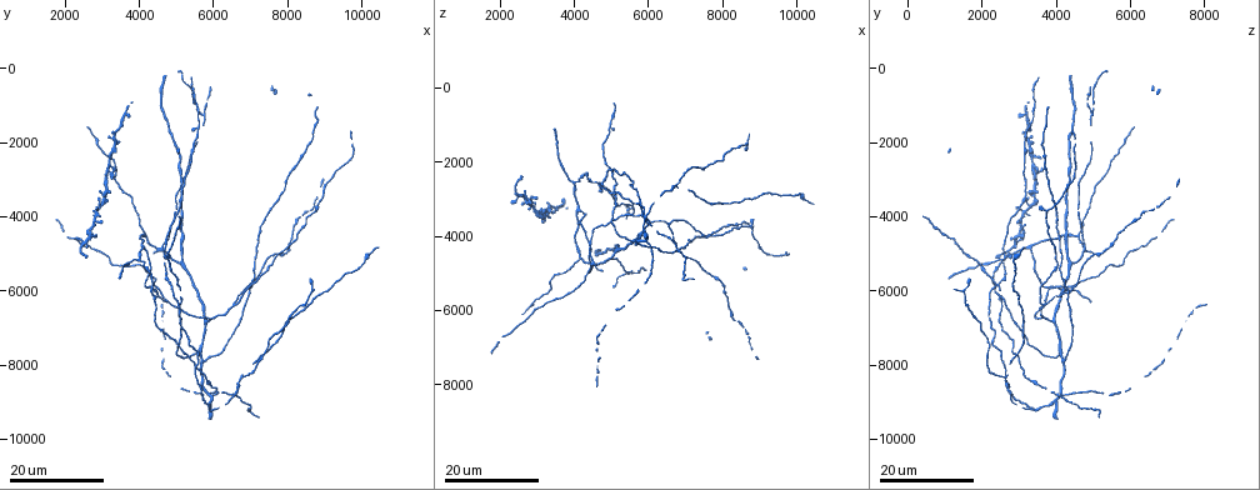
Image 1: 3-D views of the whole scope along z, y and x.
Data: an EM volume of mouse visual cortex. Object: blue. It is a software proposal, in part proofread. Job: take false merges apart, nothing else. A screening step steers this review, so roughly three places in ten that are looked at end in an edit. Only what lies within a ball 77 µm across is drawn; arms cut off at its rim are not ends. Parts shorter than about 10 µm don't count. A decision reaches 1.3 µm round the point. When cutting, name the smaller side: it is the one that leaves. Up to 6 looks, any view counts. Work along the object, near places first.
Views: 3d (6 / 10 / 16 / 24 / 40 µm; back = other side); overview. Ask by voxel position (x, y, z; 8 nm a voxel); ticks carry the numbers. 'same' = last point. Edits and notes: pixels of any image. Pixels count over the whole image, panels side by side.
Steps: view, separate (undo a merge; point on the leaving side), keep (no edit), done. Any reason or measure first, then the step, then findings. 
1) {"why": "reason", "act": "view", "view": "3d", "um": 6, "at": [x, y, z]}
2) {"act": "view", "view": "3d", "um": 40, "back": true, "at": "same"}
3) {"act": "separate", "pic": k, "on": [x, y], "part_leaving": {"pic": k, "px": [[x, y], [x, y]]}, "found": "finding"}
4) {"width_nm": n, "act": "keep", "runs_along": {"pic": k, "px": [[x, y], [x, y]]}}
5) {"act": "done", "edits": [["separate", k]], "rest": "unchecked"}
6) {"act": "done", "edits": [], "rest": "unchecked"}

{"act": "view", "view": "3d", "um": 24, "at": [4600, 4900, 4800]}

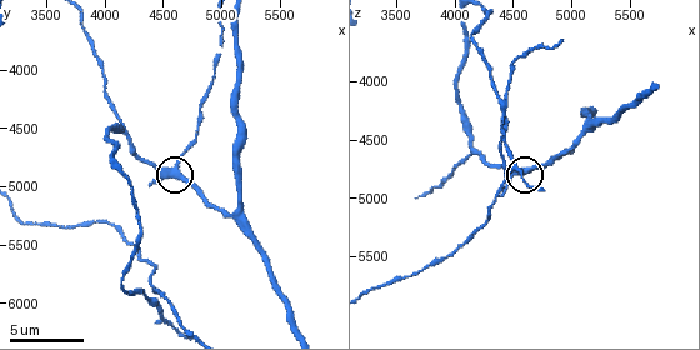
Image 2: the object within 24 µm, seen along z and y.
{"act": "view", "view": "3d", "um": 10, "at": "same"}

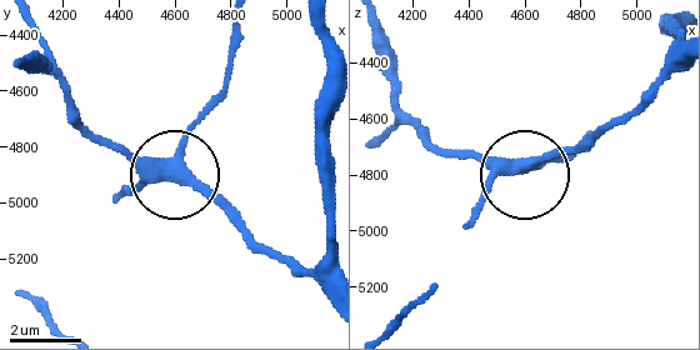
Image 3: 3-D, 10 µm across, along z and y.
{"act": "view", "view": "3d", "um": 6, "at": [4580, 4850, 4780]}

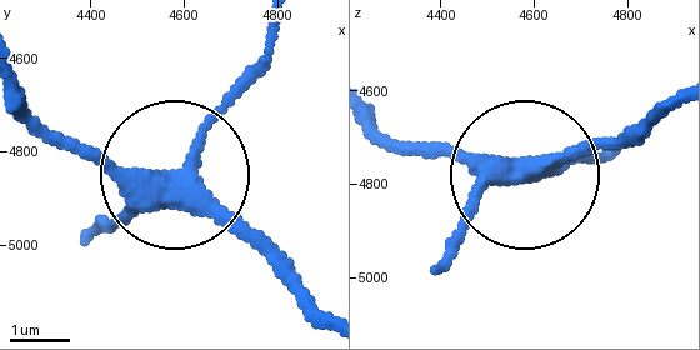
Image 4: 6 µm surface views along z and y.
{"width_nm": 340, "act": "keep", "found": "one cell here"}

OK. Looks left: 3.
{"why": "side arm on a straight run", "act": "view", "view": "3d", "um": 24, "at": [4900, 5900, 2400]}

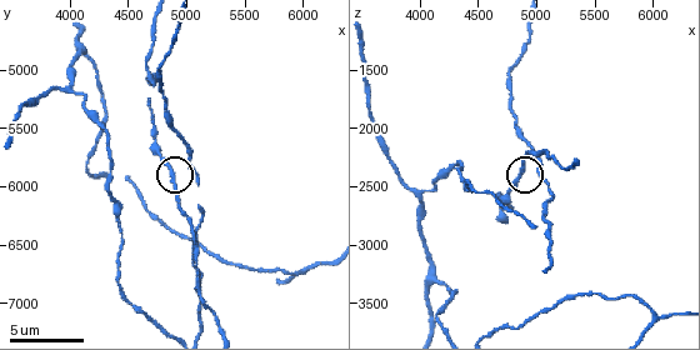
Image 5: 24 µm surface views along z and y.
{"act": "view", "view": "3d", "um": 10, "at": [4880, 5880, 2360]}

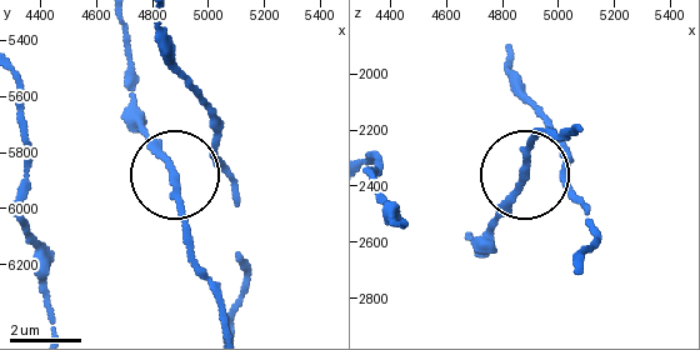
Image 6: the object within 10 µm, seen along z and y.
{"arms": 3, "act": "keep", "runs_along": {"pic": 6, "px": [[225, 320], [193, 249], [178, 186], [223, 126]]}, "found": "continuous, no second cell"}

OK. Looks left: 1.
{"why": "thin arm on a thick one", "act": "view", "view": "3d", "um": 10, "at": [3980, 5180, 2560]}

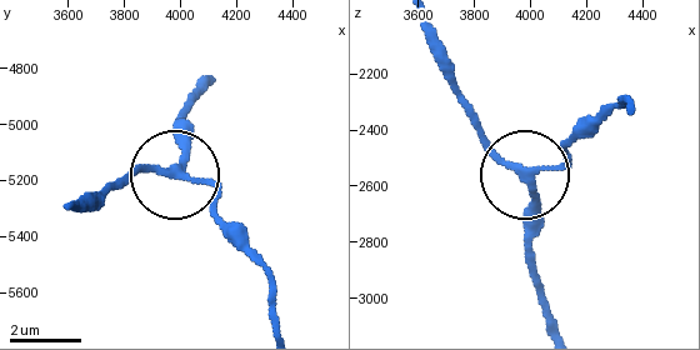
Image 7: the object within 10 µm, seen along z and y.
{"width_nm": 190, "act": "keep", "runs_along": {"pic": 7, "px": [[559, 326], [531, 255], [529, 184], [473, 115]]}, "found": "all the same cell"}

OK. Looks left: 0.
{"act": "done", "edits": [], "rest": "unchecked"}

